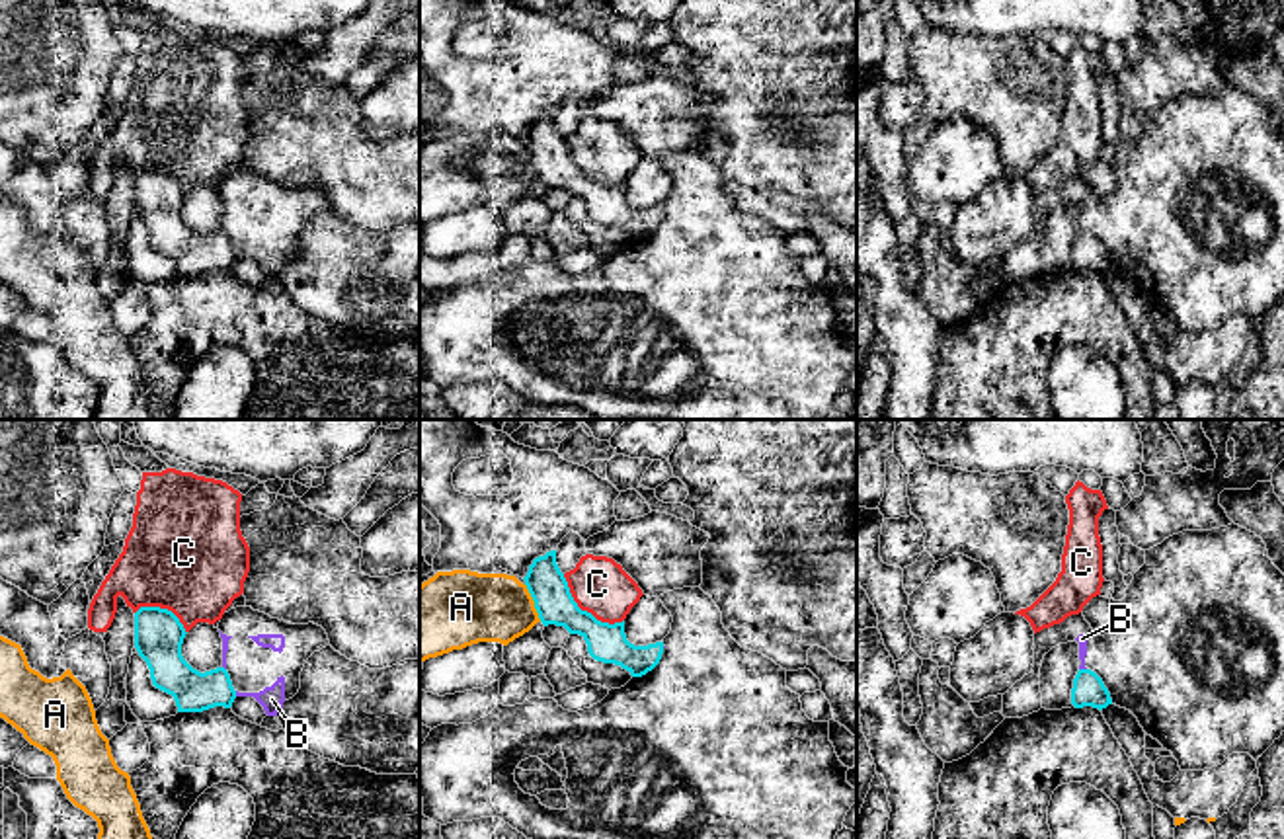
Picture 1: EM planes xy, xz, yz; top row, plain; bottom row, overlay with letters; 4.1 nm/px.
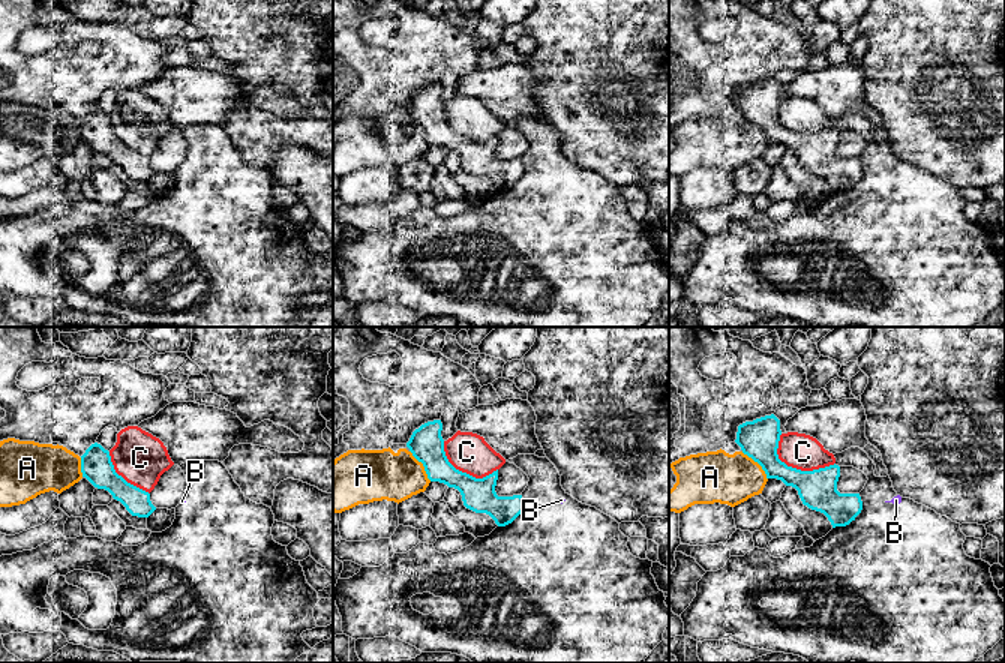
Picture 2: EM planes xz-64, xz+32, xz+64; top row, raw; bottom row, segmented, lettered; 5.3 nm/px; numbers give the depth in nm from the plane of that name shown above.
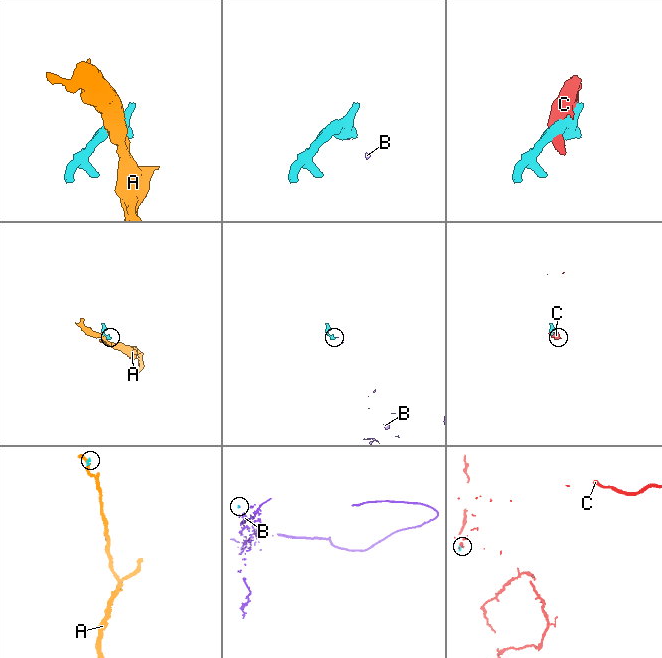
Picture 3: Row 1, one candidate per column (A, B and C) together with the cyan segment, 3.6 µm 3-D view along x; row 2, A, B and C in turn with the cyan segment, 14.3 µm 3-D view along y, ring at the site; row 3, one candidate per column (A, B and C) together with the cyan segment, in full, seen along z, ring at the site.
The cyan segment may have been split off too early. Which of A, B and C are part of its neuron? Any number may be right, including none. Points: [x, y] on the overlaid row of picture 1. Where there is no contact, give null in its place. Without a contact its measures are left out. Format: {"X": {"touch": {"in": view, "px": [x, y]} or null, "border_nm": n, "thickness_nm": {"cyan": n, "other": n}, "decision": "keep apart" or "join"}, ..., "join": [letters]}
{"A": {"touch": {"in": "xz", "px": [535, 603]}, "border_nm": 180, "thickness_nm": {"cyan": 160, "other": 280}, "decision": "keep apart"}, "B": {"touch": {"in": "yz", "px": [1083, 670]}, "border_nm": 30, "thickness_nm": {"cyan": 130, "other": 50}, "decision": "keep apart"}, "C": {"touch": {"in": "xz", "px": [586, 611]}, "border_nm": 320, "thickness_nm": {"cyan": 160, "other": 240}, "decision": "keep apart"}, "join": []}

